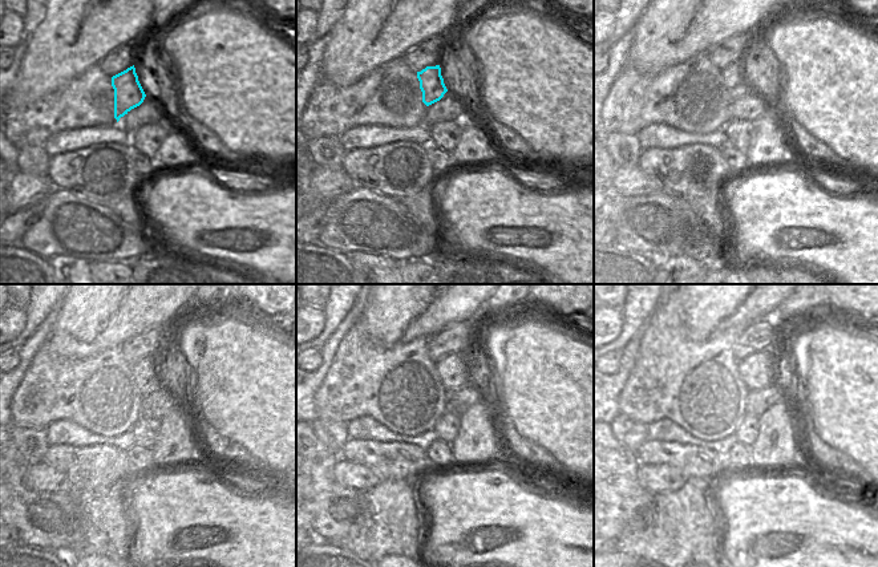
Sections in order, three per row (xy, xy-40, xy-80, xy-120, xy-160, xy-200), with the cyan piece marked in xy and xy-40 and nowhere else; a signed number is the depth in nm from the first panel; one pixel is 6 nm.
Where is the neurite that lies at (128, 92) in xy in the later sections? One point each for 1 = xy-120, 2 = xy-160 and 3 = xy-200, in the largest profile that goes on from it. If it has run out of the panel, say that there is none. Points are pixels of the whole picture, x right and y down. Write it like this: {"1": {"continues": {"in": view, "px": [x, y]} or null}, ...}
{"1": {"continues": {"in": "xy-120", "px": [145, 373]}}, "2": {"continues": {"in": "xy-160", "px": [452, 369]}}, "3": {"continues": {"in": "xy-200", "px": [756, 371]}}}

